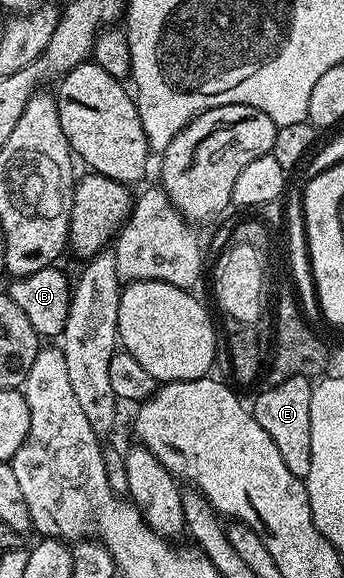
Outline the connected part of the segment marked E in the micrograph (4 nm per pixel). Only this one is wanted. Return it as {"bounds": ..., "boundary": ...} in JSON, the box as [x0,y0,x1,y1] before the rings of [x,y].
{"bounds":[251,376,313,478],"boundary":[[[292,376],[283,382],[266,387],[266,389],[266,392],[259,393],[257,401],[251,404],[253,417],[259,422],[259,426],[263,426],[263,430],[267,430],[271,442],[275,442],[287,470],[291,470],[291,474],[304,478],[311,470],[311,394],[313,393],[313,384],[310,377]]]}

